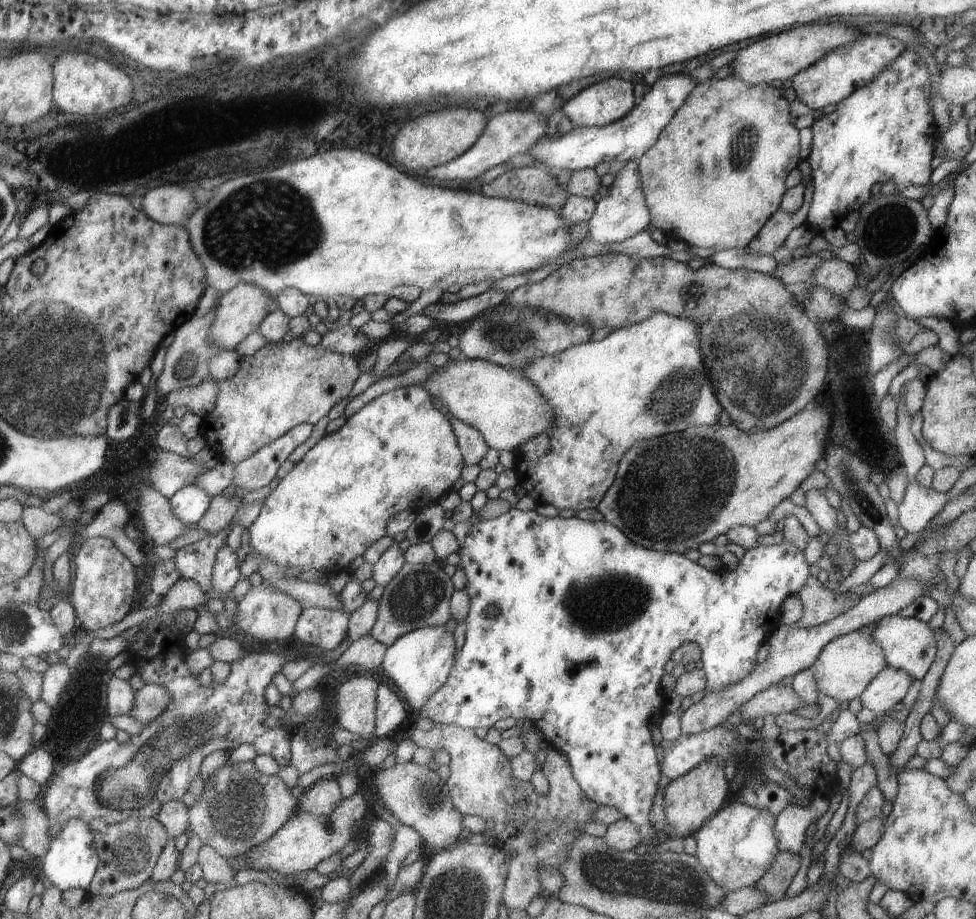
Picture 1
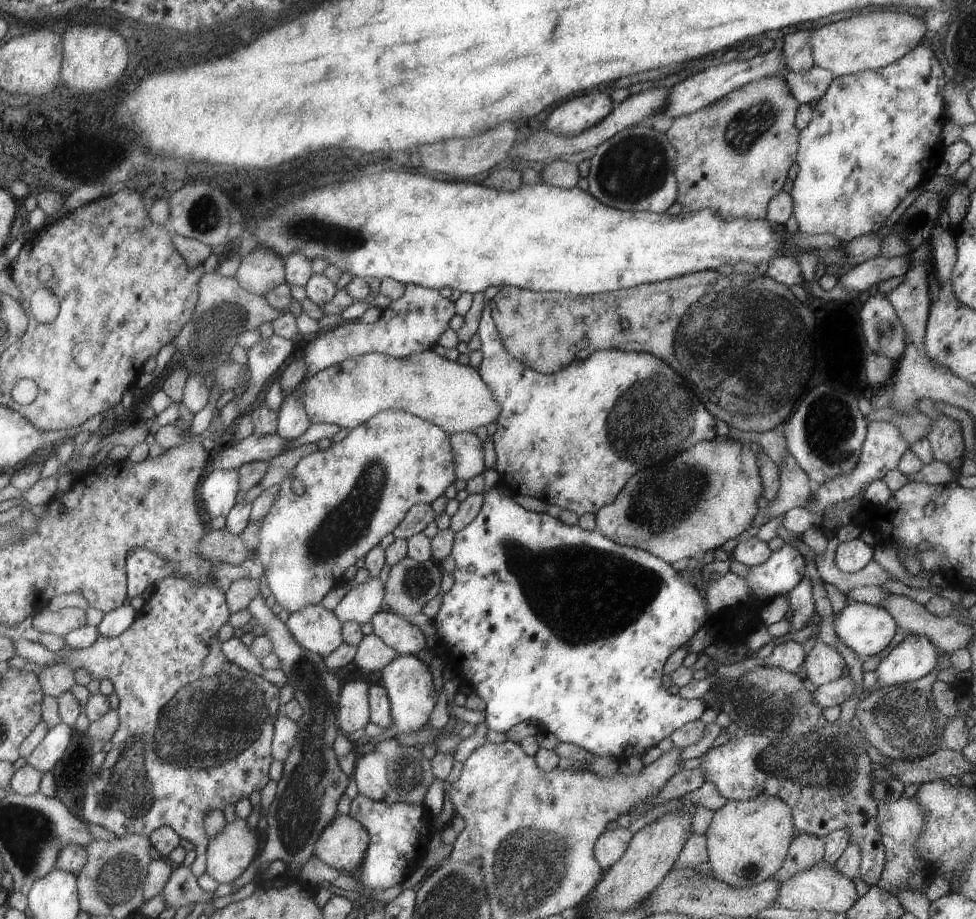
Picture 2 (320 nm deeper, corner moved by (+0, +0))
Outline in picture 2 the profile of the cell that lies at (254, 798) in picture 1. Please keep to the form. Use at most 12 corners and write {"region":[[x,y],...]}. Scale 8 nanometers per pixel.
{"region":[[246,818],[207,837],[206,873],[230,883],[257,854]]}

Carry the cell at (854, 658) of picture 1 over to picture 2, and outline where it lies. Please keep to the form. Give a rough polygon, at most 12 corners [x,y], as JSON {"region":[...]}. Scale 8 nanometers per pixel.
{"region":[[818,641],[803,680],[817,687],[846,673],[837,650]]}

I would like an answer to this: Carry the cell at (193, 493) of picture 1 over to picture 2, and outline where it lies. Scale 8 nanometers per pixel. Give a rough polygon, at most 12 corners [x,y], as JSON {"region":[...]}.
{"region":[[237,469],[206,472],[196,497],[210,519],[236,504]]}

